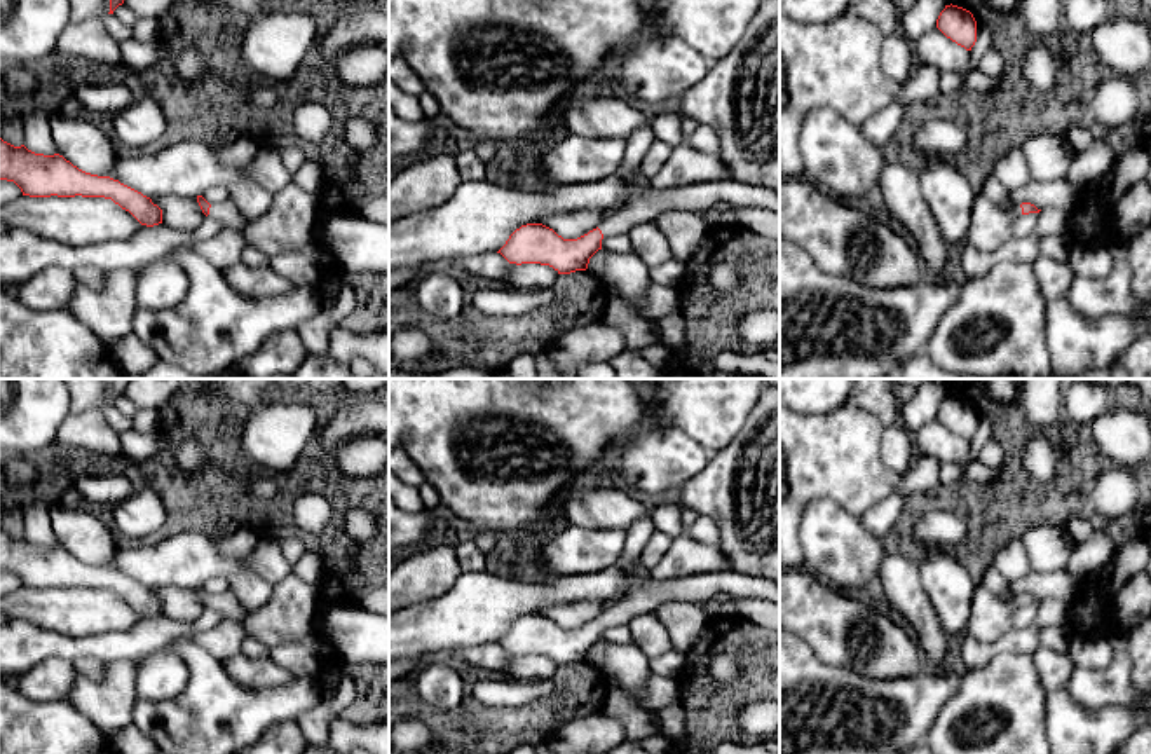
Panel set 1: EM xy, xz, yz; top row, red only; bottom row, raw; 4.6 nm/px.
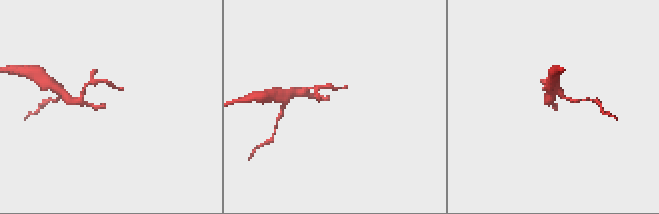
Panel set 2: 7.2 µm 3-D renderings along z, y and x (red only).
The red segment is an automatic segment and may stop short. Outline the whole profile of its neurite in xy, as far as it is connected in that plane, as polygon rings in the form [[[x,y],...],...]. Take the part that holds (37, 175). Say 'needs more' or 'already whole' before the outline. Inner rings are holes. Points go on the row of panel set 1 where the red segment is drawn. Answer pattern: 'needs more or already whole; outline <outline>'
already whole; outline [[[0,138],[0,180],[14,182],[30,197],[105,197],[129,211],[141,225],[162,223],[162,209],[141,192],[113,180],[85,173],[63,155],[44,155]]]

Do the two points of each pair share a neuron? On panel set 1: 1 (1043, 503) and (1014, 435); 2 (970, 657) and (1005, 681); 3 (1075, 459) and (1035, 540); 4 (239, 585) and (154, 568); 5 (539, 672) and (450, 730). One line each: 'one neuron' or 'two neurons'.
1: one neuron
2: two neurons
3: two neurons
4: one neuron
5: two neurons

